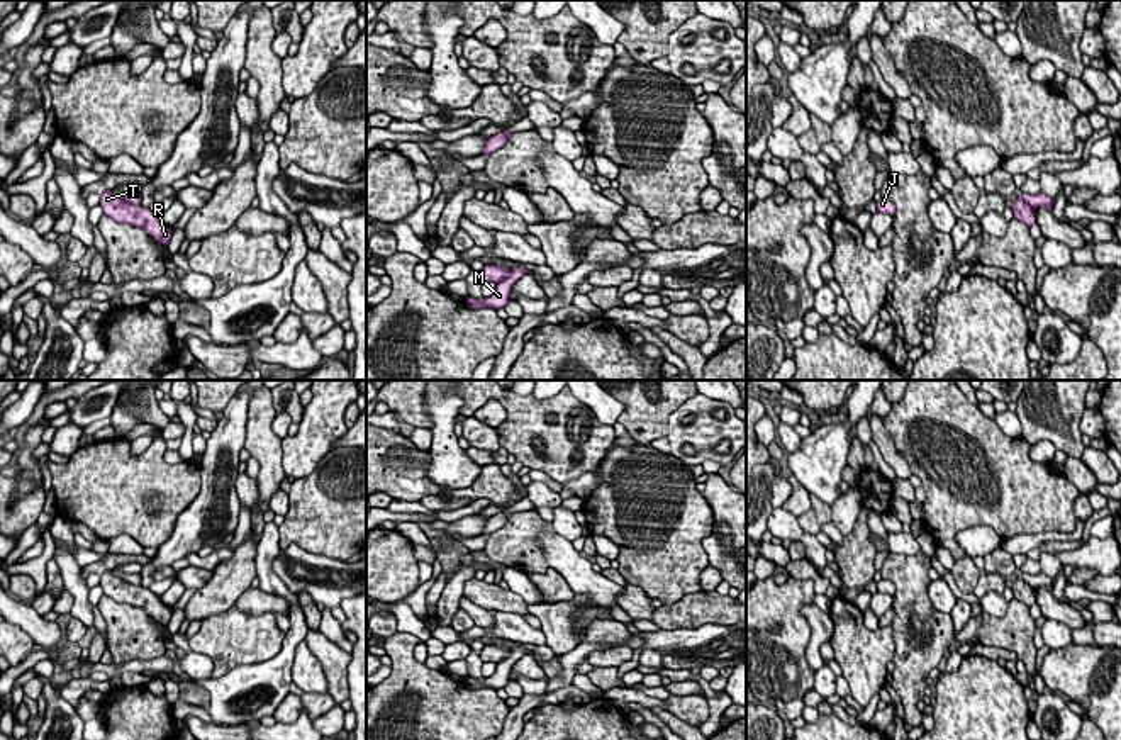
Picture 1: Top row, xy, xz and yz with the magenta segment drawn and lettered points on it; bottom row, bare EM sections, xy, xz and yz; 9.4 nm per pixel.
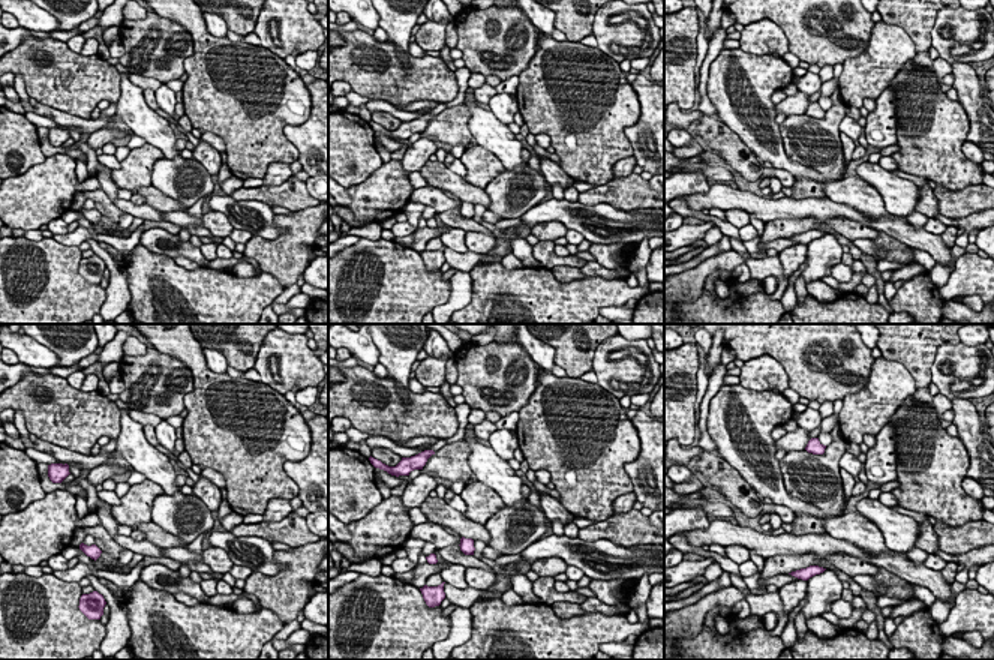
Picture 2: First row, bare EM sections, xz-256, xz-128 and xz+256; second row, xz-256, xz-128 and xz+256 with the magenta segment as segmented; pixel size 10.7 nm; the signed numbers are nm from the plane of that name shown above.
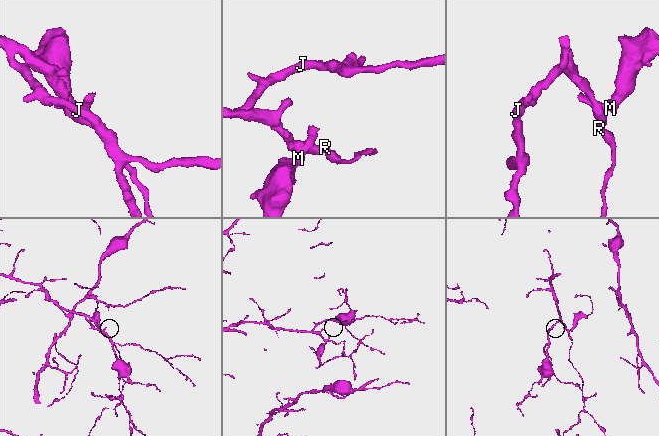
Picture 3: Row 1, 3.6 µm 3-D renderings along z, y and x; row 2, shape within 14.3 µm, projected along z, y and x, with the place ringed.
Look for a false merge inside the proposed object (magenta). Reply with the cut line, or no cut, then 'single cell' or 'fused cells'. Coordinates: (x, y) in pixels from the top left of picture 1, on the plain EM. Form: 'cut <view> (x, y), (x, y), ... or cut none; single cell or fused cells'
cut none; single cell

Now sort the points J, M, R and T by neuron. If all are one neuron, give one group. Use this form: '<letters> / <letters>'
J M R T

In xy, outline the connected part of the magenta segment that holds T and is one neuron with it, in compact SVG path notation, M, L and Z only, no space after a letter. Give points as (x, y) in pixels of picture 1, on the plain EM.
M112 570L100 575L100 586L105 596L115 603L129 604L144 609L159 625L168 626L173 611L161 603L161 597L142 587L139 574L124 574L115 577Z

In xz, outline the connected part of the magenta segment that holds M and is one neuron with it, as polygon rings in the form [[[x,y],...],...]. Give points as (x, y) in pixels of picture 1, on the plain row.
[[[521,643],[517,648],[509,650],[499,645],[485,645],[480,652],[480,659],[483,662],[494,662],[497,665],[495,672],[490,677],[485,677],[483,681],[477,681],[473,677],[466,677],[466,684],[471,689],[504,689],[509,682],[510,669],[512,665],[527,653],[524,648],[524,643]]]

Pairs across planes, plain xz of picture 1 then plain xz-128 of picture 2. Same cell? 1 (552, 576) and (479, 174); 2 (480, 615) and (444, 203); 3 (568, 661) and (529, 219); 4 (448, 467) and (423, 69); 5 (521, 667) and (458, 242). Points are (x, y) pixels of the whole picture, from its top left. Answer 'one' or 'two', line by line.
1: one
2: one
3: one
4: two
5: two

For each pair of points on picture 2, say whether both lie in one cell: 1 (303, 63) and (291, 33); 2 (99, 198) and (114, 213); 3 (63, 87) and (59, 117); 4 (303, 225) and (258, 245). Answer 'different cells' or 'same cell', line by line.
1: different cells
2: same cell
3: different cells
4: same cell

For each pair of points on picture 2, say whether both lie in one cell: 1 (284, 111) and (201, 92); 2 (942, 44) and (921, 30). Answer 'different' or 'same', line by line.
1: same
2: different

